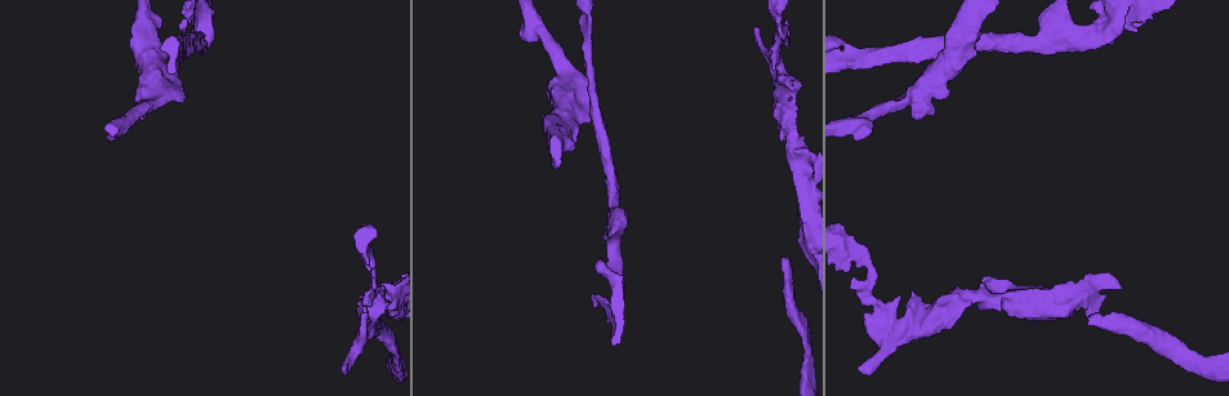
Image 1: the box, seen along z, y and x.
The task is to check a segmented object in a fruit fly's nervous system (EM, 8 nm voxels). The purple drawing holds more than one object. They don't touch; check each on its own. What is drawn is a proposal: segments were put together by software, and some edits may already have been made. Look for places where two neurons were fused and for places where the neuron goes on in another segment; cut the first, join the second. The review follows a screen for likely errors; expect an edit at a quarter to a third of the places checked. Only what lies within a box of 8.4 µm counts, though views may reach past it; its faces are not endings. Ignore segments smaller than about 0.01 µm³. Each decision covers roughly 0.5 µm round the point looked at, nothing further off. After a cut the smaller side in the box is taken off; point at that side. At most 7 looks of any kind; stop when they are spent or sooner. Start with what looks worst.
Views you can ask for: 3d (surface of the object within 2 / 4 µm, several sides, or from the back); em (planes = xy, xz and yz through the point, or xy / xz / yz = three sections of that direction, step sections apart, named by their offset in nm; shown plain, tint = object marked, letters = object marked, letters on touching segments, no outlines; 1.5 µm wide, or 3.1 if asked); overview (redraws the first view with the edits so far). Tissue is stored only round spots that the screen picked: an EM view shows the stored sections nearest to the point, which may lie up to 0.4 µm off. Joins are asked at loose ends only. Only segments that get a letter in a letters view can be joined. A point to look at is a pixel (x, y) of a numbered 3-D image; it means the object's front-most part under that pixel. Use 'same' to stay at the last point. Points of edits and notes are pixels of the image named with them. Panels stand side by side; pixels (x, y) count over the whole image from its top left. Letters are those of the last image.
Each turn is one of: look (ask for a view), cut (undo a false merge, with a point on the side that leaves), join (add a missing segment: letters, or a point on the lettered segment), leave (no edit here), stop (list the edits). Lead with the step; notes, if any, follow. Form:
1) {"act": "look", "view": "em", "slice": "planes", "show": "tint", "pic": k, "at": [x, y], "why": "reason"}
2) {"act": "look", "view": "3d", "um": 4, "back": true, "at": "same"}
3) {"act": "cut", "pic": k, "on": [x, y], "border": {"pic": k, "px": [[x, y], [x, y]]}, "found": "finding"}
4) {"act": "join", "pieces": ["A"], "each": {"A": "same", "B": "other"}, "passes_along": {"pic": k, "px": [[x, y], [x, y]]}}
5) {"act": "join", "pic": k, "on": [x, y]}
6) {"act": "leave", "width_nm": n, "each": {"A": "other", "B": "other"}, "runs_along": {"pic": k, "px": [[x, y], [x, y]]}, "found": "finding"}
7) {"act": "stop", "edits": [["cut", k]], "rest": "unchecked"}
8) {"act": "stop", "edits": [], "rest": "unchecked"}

{"act": "look", "view": "em", "slice": "yz", "step": 4, "show": "letters", "pic": 1, "at": [1117, 23], "why": "sharp bend"}

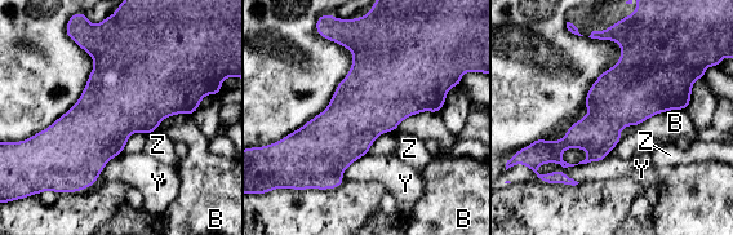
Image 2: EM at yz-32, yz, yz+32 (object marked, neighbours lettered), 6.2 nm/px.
{"act": "leave", "width_nm": 340, "each": {"B": "other", "Y": "other", "Z": "other"}, "border": {"pic": 2, "px": [[684, 109], [653, 114], [618, 133]]}, "found": "continuous, no second neuron"}

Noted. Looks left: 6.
{"act": "look", "view": "em", "slice": "planes", "show": "letters", "pic": 1, "at": [587, 106], "why": "thick end"}

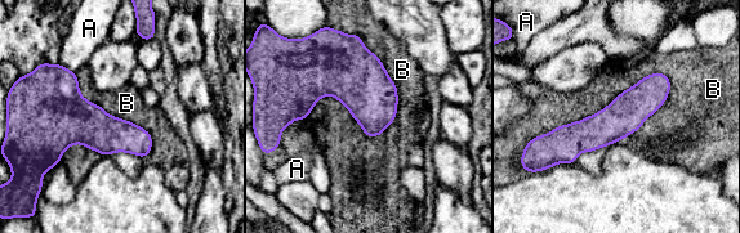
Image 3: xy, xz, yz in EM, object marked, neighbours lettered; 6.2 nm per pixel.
{"act": "leave", "each": {"A": "other", "B": "other"}, "runs_along": {"pic": 3, "px": [[667, 83], [600, 130], [542, 139]]}, "found": "no lettered segment goes on from it"}

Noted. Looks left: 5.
{"act": "look", "view": "em", "slice": "planes", "show": "letters", "pic": 1, "at": [874, 270], "why": "narrows sharply"}

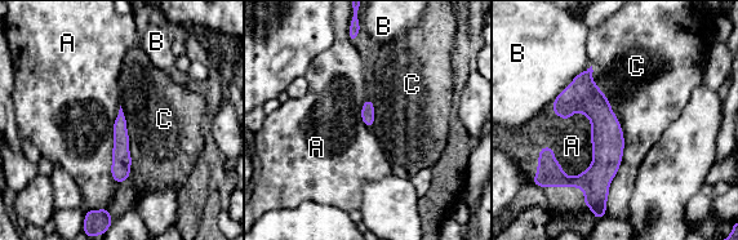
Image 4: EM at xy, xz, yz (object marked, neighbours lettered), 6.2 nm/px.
{"act": "leave", "each": {"A": "other", "B": "other", "C": "other"}, "runs_along": {"pic": 4, "px": [[588, 72], [603, 119], [601, 200]]}, "found": "continuous, no second neuron"}

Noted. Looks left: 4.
{"act": "stop", "edits": [], "rest": "unchecked"}

